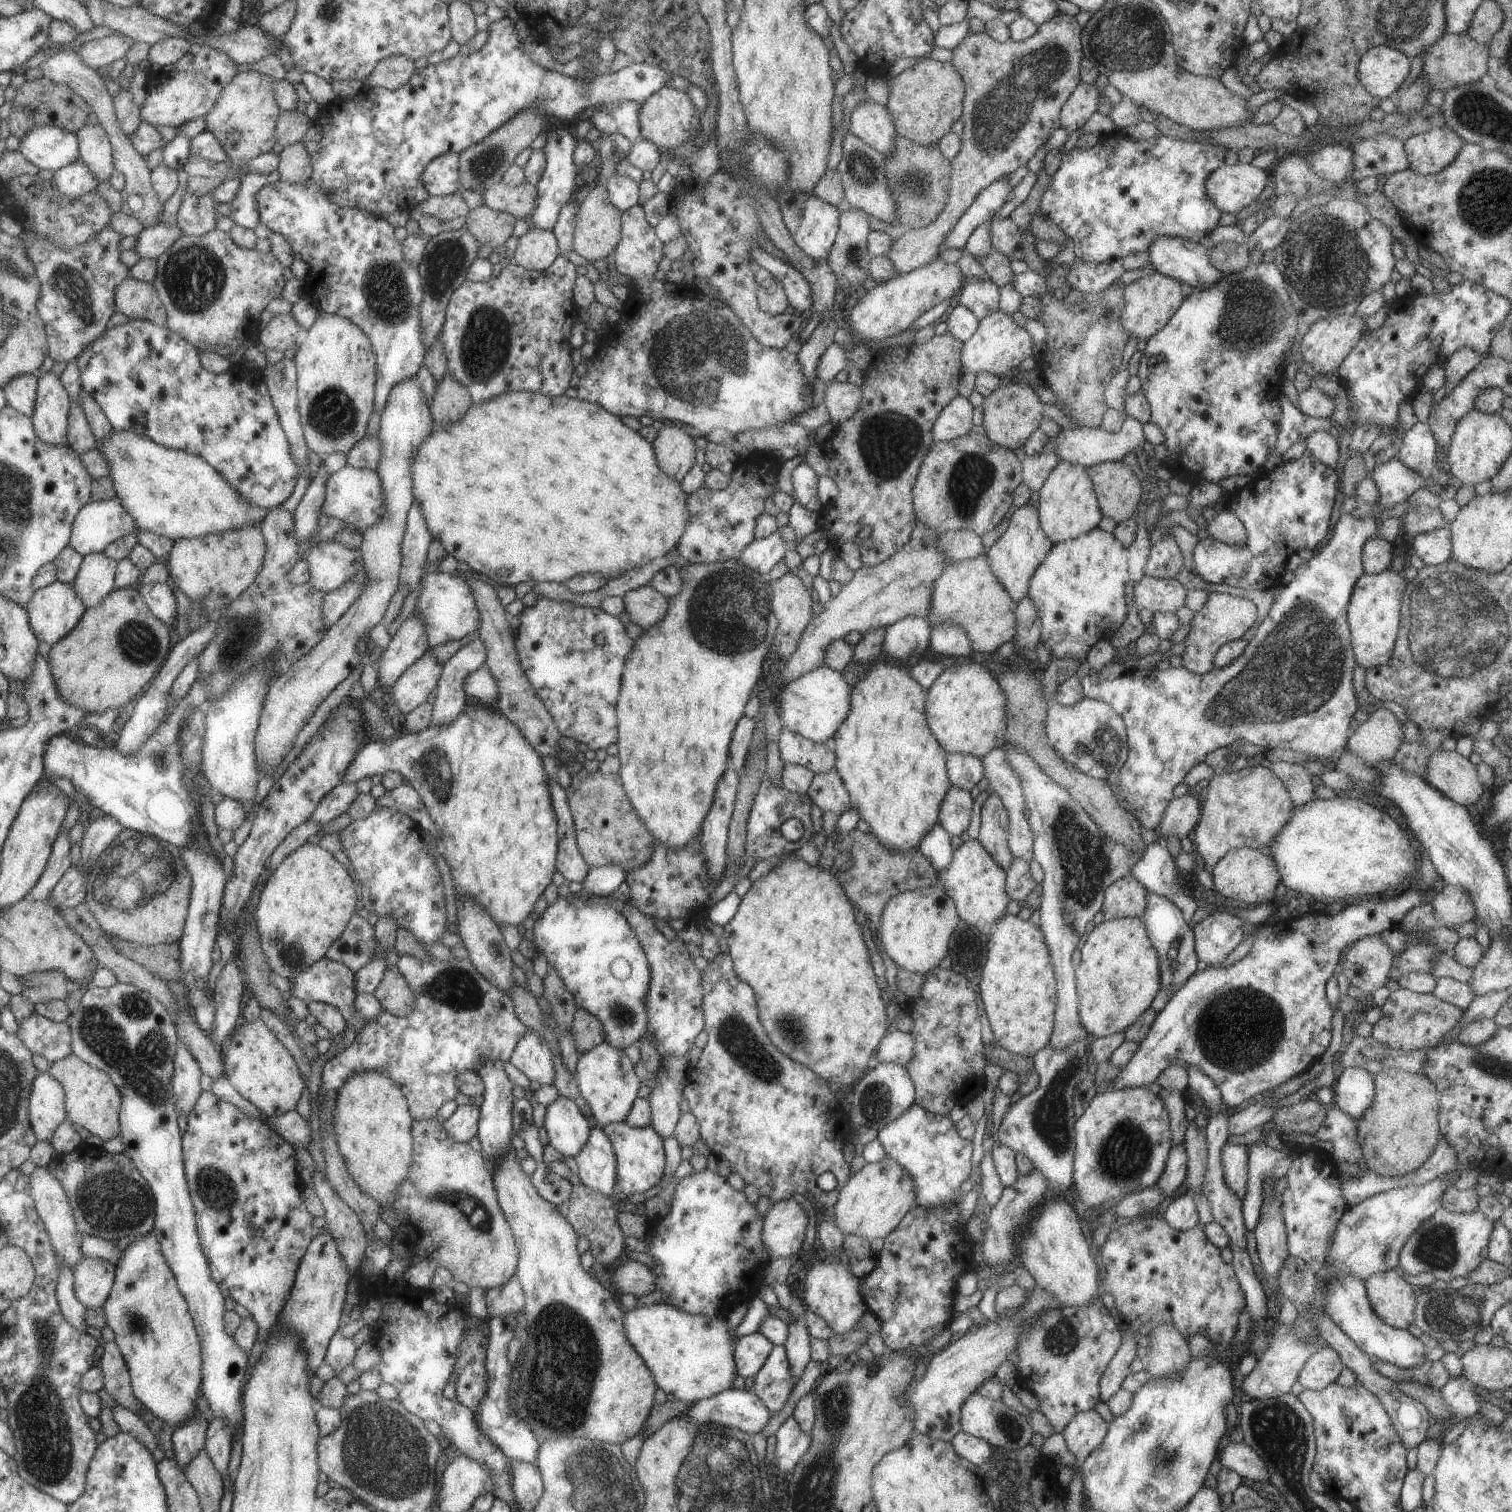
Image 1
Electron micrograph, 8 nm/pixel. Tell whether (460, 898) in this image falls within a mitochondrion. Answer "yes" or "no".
no

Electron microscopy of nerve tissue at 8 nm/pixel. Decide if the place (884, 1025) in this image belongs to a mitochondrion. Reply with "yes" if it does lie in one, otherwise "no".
no

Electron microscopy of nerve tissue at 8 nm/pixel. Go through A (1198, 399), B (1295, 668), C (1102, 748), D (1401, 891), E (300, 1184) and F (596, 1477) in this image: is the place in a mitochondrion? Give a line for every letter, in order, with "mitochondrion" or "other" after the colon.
A: other
B: mitochondrion
C: mitochondrion
D: other
E: other
F: mitochondrion

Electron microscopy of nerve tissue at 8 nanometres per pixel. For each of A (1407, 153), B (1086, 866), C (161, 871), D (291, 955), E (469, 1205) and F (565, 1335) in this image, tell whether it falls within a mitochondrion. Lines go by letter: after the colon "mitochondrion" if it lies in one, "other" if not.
A: other
B: mitochondrion
C: mitochondrion
D: mitochondrion
E: mitochondrion
F: mitochondrion

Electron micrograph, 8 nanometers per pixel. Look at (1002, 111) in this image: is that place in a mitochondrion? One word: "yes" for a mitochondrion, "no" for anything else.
yes

